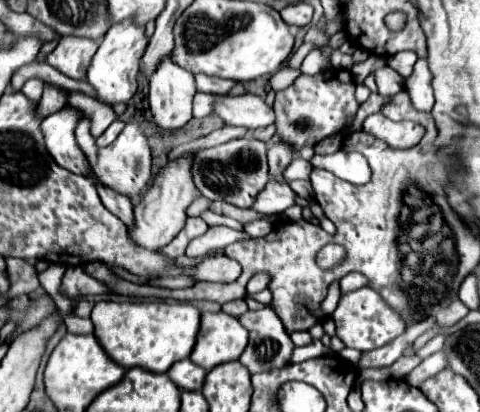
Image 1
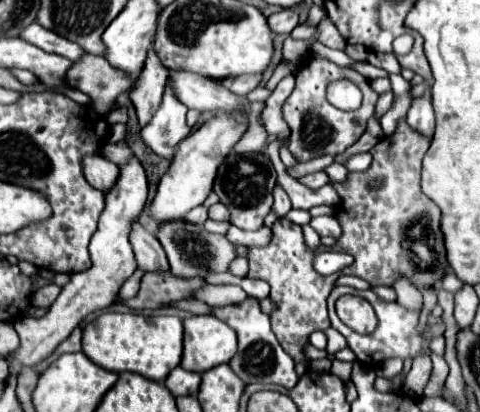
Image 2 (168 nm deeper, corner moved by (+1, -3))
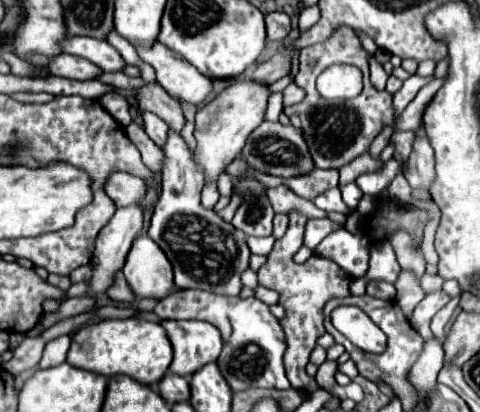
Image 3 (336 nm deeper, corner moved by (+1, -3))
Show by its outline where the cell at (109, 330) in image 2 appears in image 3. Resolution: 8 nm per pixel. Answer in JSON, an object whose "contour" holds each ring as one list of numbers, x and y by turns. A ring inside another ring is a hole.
{"contour":[[139,317,129,319,105,319,93,325,86,325,73,335,71,351,67,363,95,371,99,375,131,375,139,383,157,385,163,375,169,371,173,361,173,347,167,337,167,331,161,323,145,321]]}

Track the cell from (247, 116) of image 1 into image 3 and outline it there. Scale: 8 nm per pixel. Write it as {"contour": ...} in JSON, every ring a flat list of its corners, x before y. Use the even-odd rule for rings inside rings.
{"contour":[[155,43,151,51,137,51,139,57,149,63,157,73,157,83,175,99,201,105,207,101,207,97,213,91,213,83,209,77,201,75,181,59,181,55,175,55,171,49,163,47,161,43]]}

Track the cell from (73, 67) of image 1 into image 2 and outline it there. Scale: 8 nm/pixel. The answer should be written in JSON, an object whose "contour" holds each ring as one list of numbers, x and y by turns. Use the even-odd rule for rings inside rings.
{"contour":[[85,55,81,61,73,63,65,79,69,85,91,95,93,109,101,115,107,113,111,103,121,93,131,91,131,87,135,85,135,79,131,75,115,71,115,67,107,63,107,59,95,55]]}

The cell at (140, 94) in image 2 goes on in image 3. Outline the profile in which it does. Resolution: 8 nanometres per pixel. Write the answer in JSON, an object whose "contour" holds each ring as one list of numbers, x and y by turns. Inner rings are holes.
{"contour":[[143,111,143,129,149,135,149,139,161,147,163,139,167,137,169,125,159,115,155,115,151,111]]}

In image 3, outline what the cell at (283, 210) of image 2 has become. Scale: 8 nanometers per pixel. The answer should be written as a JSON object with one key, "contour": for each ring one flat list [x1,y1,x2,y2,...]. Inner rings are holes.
{"contour":[[277,213,273,219,273,237,279,239,285,231,287,231,287,223,289,223,289,215,285,213]]}

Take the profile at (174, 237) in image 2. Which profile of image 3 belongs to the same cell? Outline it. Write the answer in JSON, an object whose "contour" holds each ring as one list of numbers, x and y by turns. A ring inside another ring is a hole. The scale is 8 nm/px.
{"contour":[[169,129,161,151,165,155,161,169,163,193,155,203,149,237,163,249,163,253,171,261,175,285,179,289,205,289,219,295,239,295,243,287,239,277,243,269,249,267,251,255,243,231,237,233,237,229,231,223,219,219,215,211,201,207,199,195,205,181,193,163,191,149,177,131]]}

